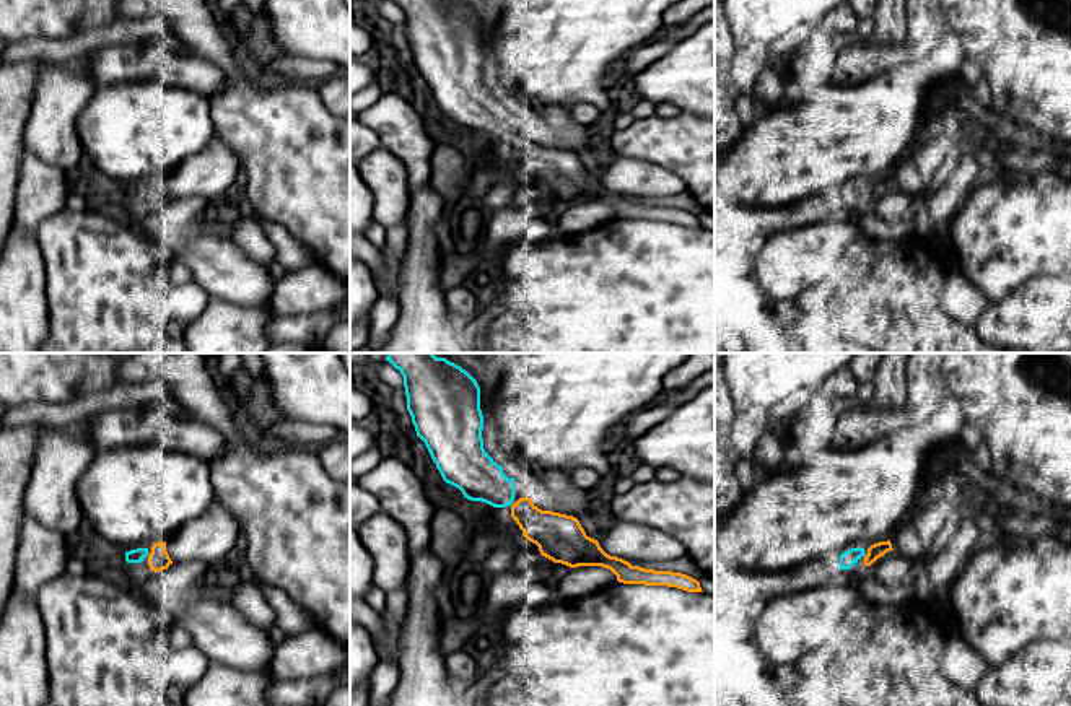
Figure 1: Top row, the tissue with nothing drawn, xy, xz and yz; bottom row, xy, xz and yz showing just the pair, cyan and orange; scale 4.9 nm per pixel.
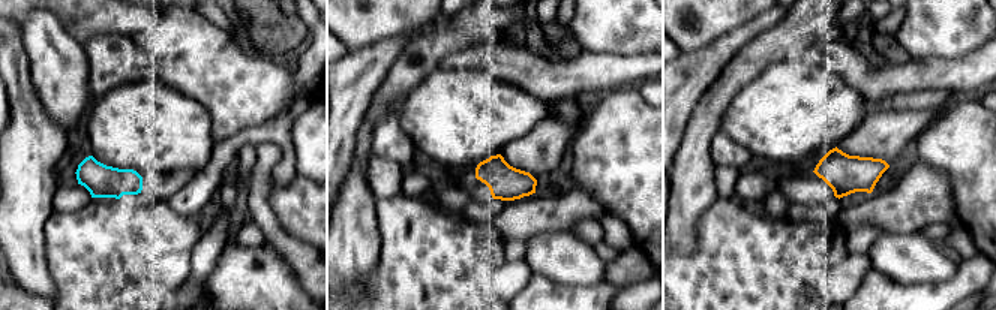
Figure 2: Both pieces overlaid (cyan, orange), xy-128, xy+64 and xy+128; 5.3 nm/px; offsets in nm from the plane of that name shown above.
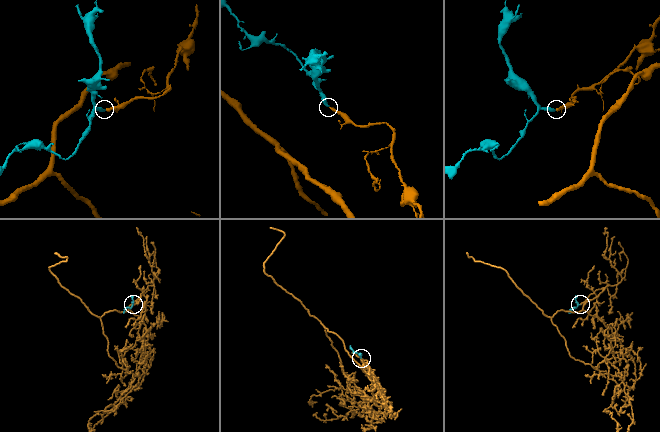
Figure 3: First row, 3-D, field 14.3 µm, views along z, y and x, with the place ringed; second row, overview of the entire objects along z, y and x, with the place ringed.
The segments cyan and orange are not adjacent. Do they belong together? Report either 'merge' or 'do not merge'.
merge

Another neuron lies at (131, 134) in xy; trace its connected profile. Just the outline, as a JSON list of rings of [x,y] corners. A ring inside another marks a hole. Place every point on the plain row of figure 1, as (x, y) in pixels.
[[[153,80],[96,85],[76,132],[85,163],[112,187],[168,177],[215,138],[207,96]]]

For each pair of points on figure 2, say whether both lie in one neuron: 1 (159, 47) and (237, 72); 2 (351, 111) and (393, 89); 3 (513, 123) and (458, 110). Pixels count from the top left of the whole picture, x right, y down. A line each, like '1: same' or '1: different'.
1: same
2: different
3: same

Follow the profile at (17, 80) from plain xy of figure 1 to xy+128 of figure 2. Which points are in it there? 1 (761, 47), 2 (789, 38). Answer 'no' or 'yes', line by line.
1: no
2: no

